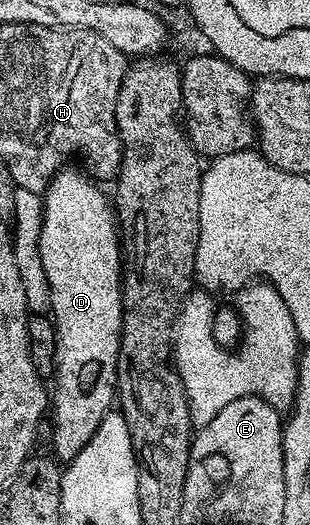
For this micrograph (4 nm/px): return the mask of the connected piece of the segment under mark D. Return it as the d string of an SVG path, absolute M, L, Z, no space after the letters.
M71 166L64 167L55 173L41 196L43 221L39 227L39 253L47 289L51 291L49 308L57 334L53 377L55 392L53 388L49 400L49 423L53 434L50 451L59 462L70 462L74 456L81 454L85 442L93 438L97 426L101 426L116 403L119 336L123 333L123 254L117 217L112 201L108 197L106 200L99 189L102 187L90 175L80 172L74 172Z

